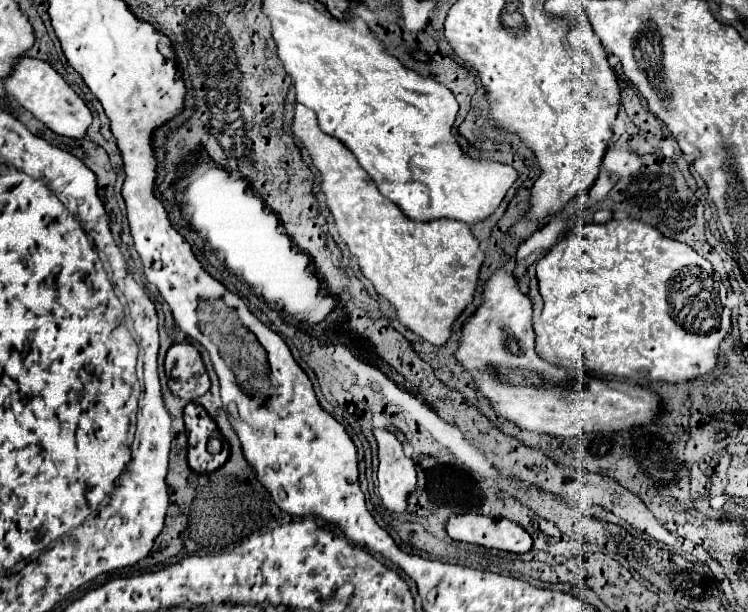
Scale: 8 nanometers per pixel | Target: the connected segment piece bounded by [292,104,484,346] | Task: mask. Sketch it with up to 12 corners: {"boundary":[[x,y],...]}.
{"boundary":[[296,104],[348,250],[398,320],[444,346],[484,250],[468,224],[412,222]]}

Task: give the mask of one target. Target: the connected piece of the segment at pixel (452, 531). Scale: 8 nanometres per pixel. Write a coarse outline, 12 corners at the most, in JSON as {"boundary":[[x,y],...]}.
{"boundary":[[456,514],[452,540],[528,552],[530,534],[506,518]]}

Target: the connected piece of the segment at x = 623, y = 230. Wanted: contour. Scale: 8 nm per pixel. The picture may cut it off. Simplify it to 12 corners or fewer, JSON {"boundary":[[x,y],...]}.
{"boundary":[[634,218],[538,262],[566,364],[666,382],[714,370],[726,288]]}

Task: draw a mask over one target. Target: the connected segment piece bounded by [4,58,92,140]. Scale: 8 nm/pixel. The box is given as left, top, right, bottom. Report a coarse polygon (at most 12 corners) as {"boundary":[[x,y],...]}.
{"boundary":[[18,60],[12,100],[46,128],[80,140],[90,108],[48,62]]}

